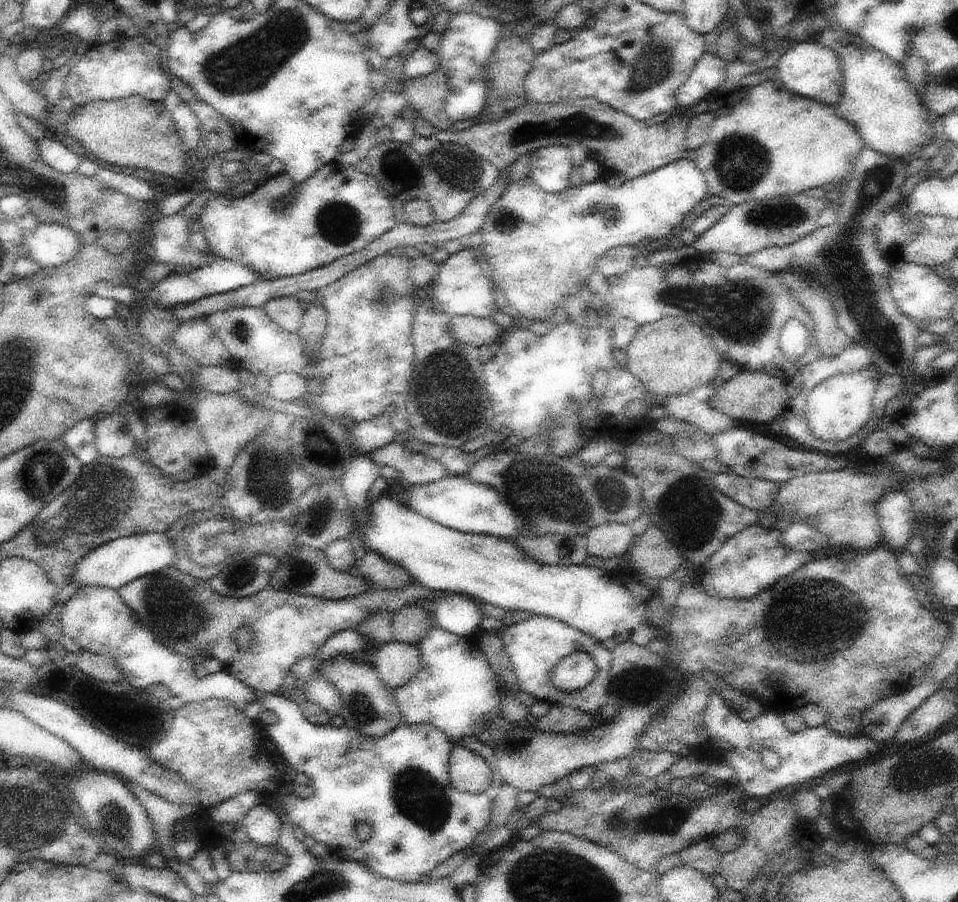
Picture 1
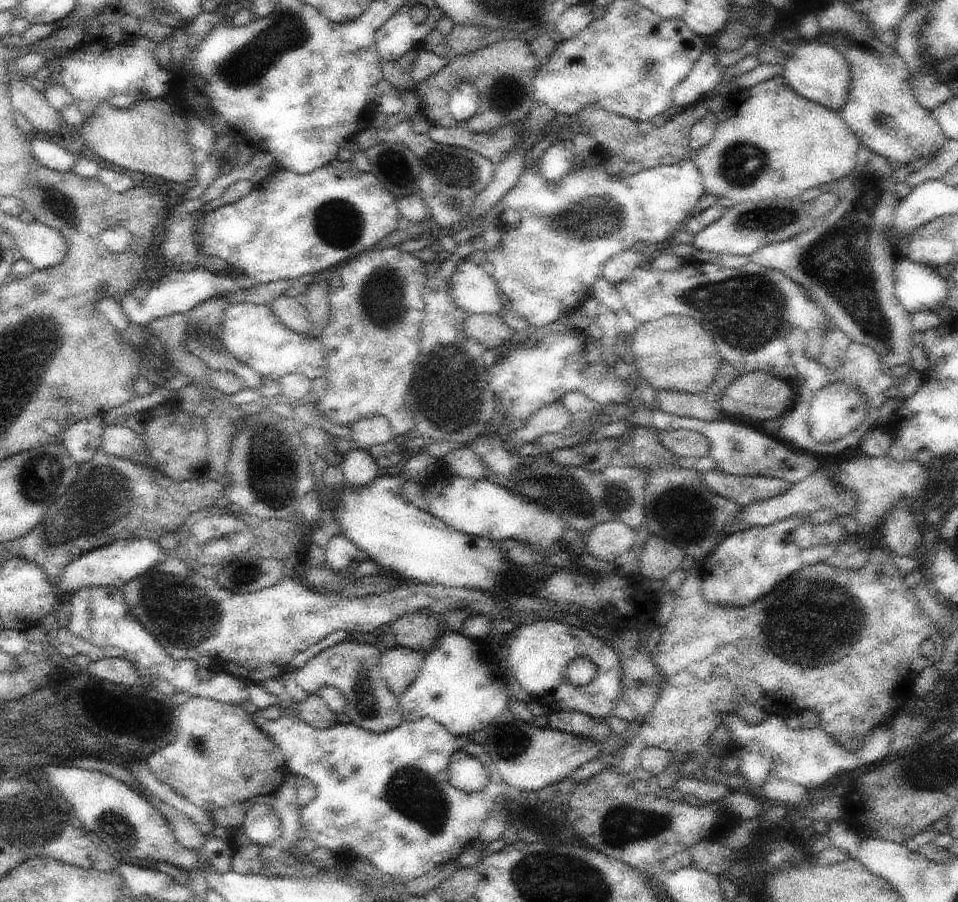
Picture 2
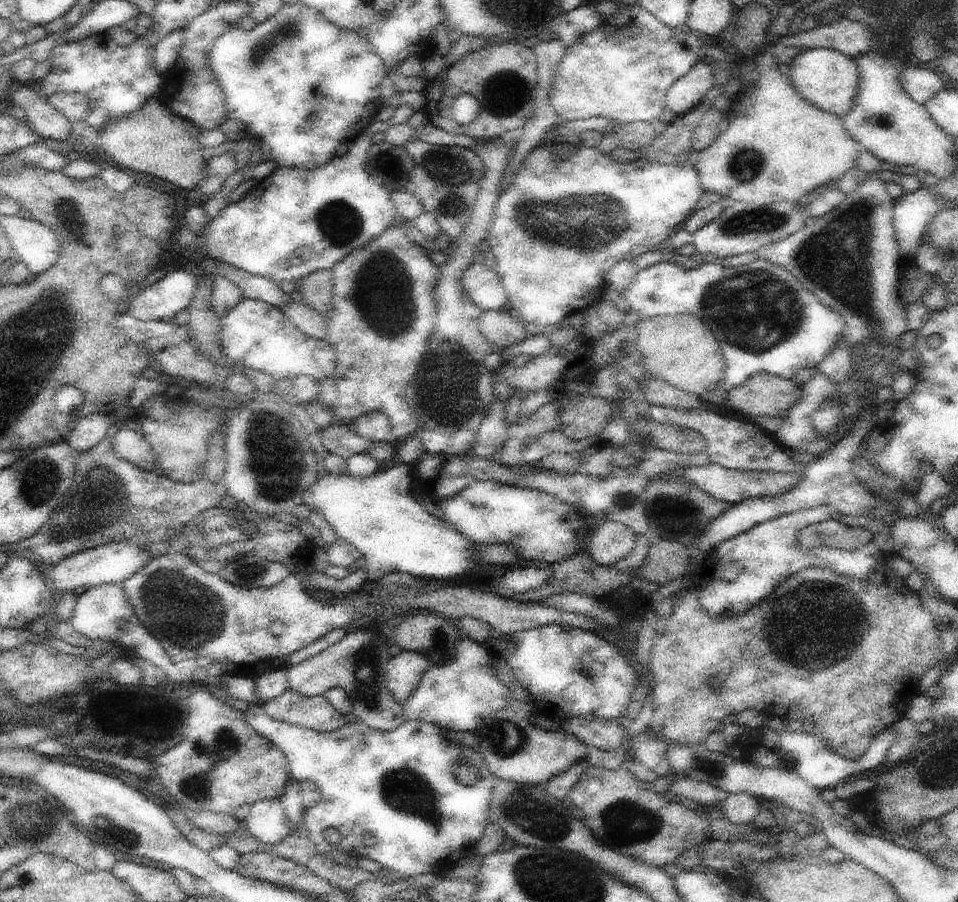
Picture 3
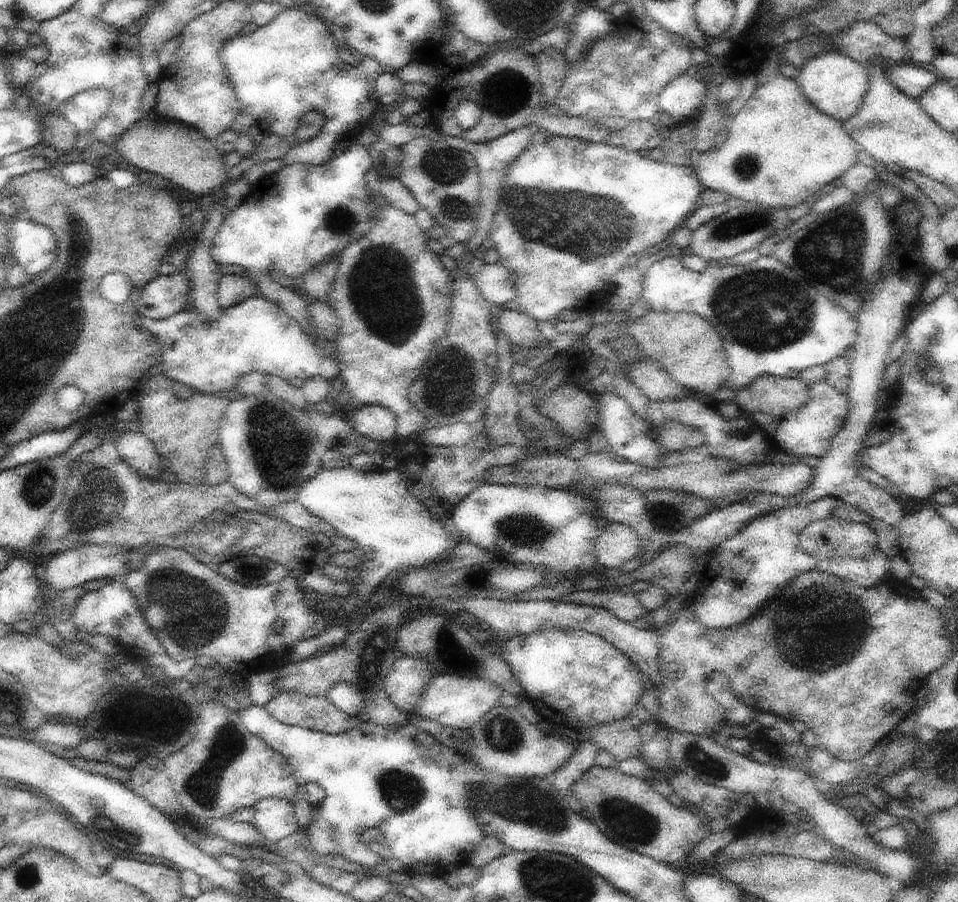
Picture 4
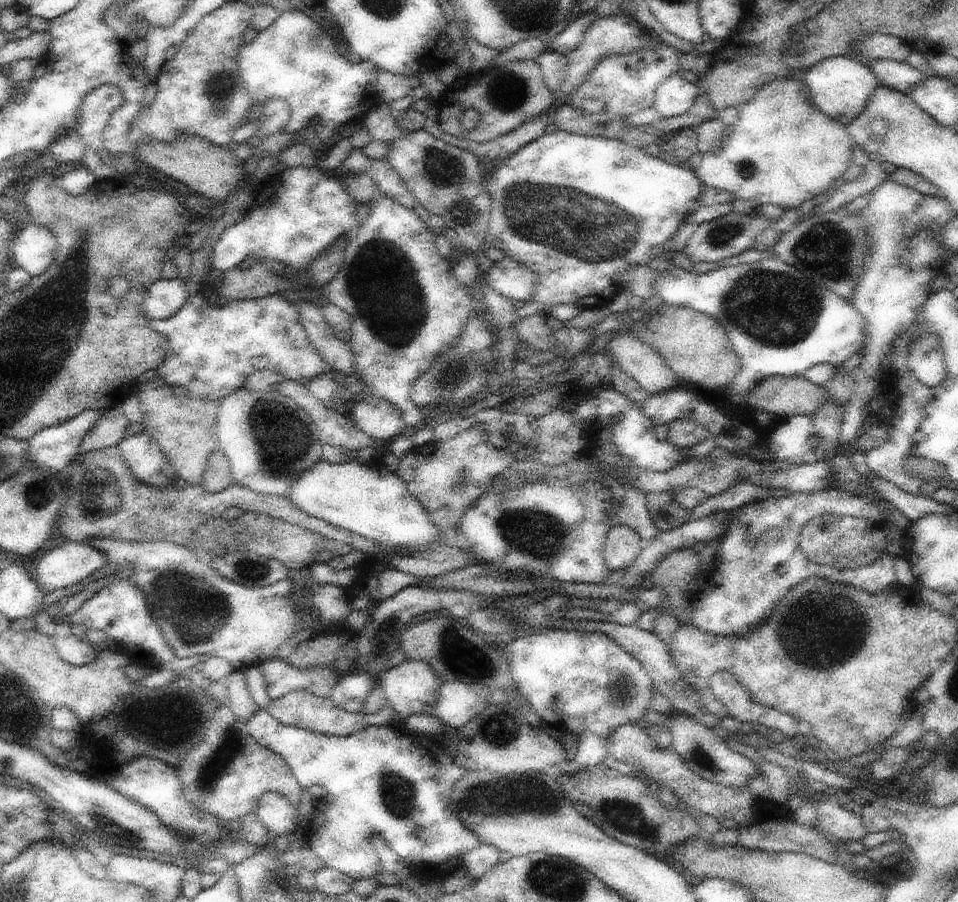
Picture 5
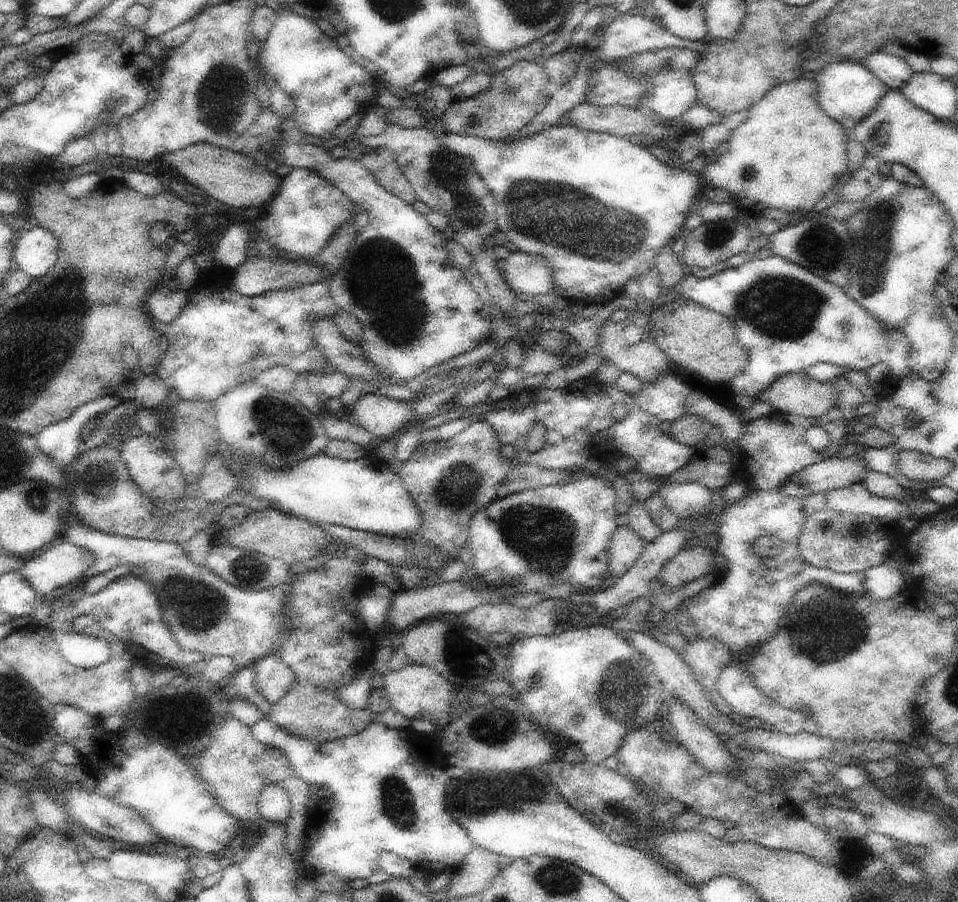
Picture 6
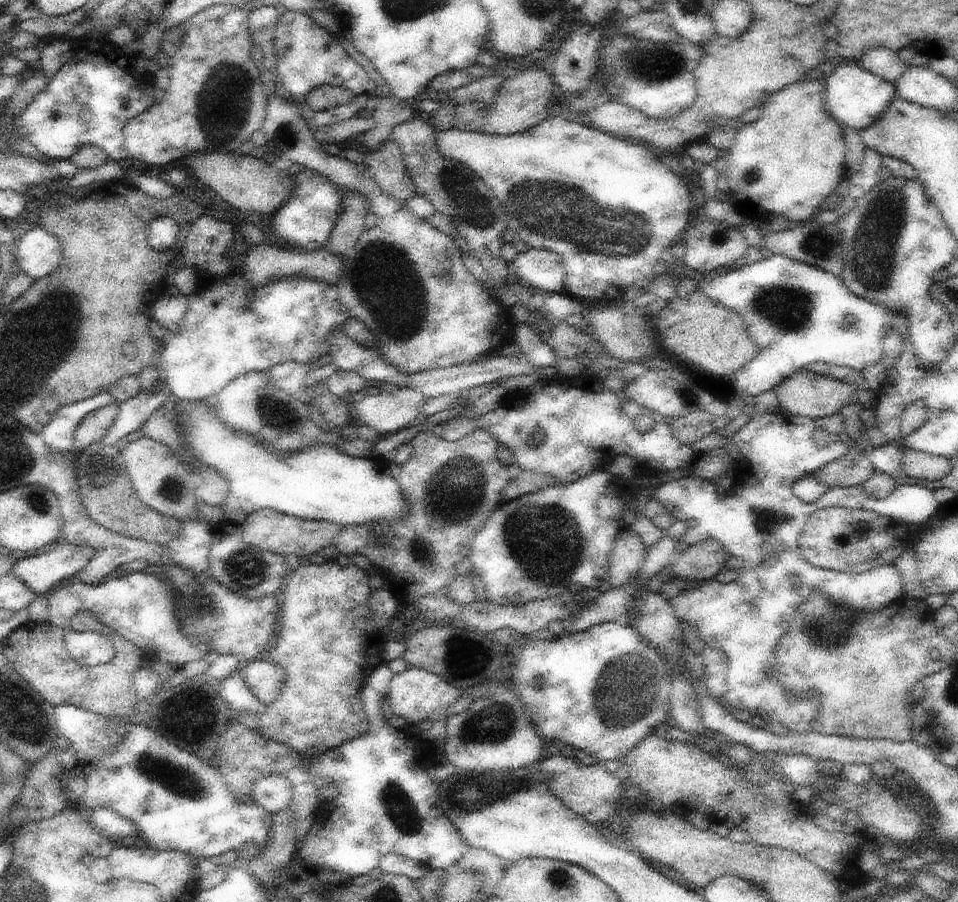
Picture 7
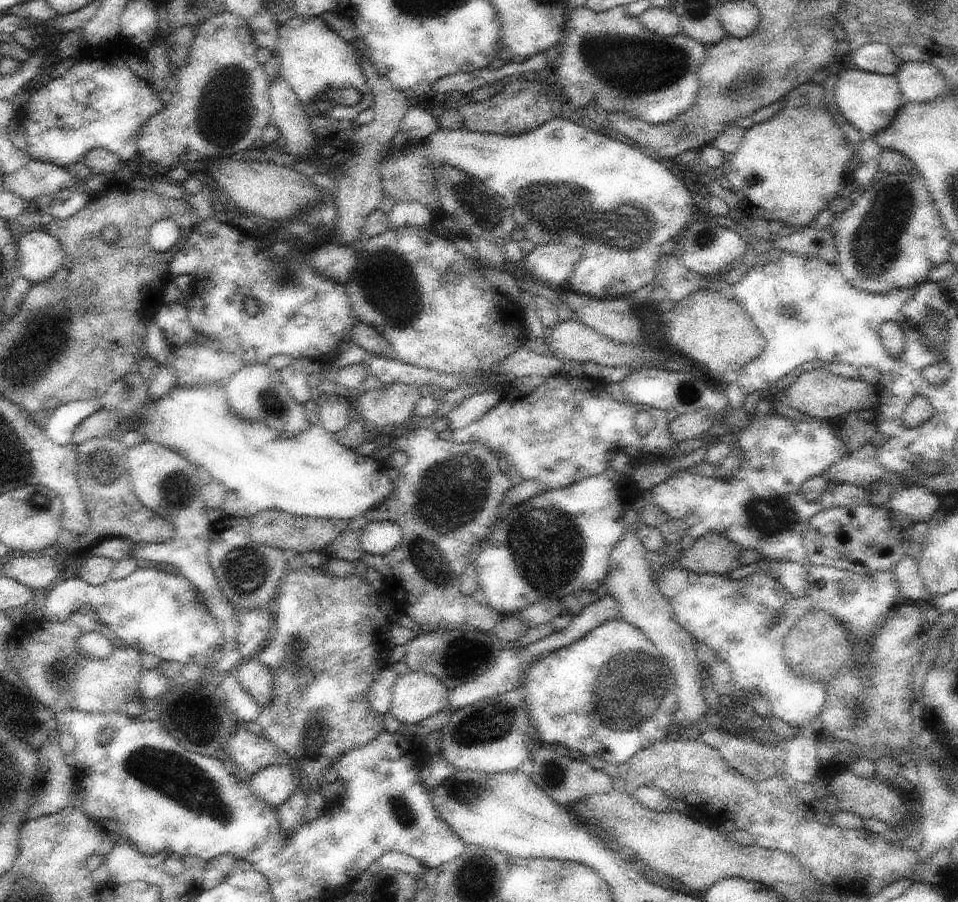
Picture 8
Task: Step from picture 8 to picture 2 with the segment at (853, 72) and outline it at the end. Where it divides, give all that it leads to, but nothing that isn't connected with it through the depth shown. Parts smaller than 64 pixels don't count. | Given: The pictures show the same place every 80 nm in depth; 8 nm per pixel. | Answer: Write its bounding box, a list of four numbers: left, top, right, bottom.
[783,40,850,111]

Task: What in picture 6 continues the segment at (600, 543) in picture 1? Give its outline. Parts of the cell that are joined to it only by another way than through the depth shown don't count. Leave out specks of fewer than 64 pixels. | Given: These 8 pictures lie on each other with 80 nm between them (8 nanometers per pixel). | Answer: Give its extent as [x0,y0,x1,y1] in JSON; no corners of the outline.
[608,526,645,578]

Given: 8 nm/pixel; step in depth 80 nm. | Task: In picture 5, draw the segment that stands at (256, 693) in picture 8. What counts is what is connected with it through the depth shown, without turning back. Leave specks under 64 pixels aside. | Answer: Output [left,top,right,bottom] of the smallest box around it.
[260,656,339,700]

